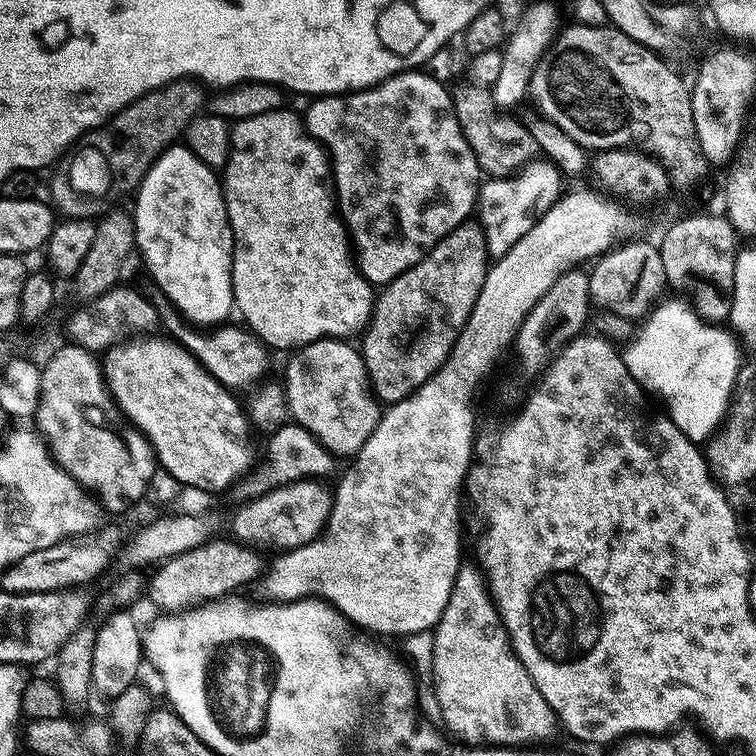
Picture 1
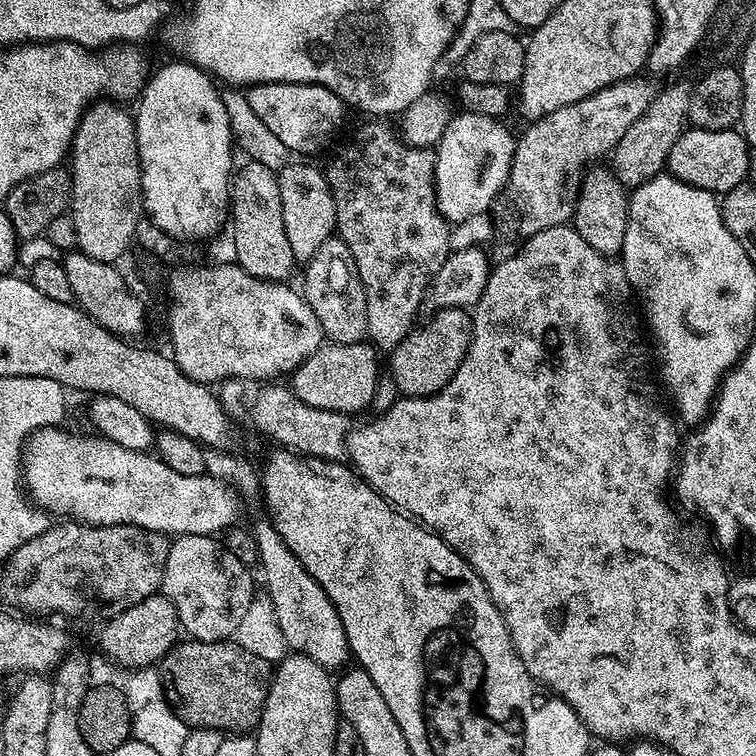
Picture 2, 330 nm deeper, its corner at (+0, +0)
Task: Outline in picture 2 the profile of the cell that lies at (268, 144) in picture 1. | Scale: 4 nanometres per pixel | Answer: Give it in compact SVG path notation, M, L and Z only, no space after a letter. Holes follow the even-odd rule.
M290 162L278 174L282 196L282 220L285 222L286 239L293 250L296 262L307 262L336 232L334 198L330 194L328 177L312 164Z

